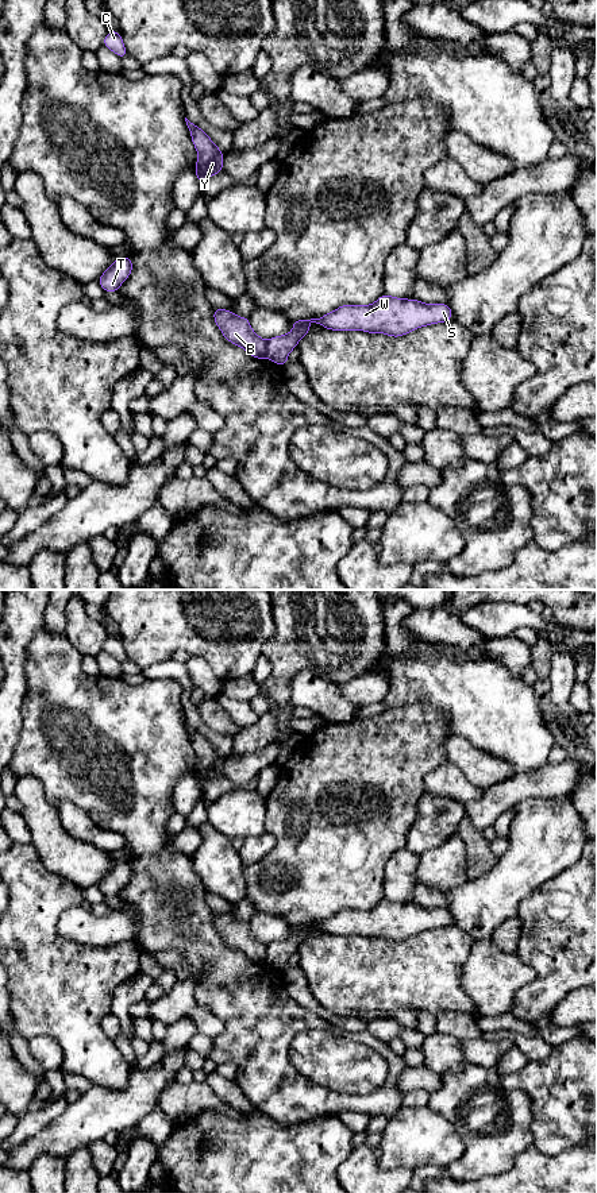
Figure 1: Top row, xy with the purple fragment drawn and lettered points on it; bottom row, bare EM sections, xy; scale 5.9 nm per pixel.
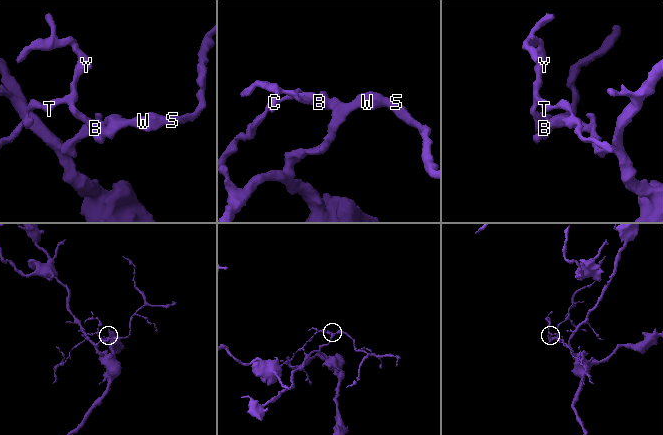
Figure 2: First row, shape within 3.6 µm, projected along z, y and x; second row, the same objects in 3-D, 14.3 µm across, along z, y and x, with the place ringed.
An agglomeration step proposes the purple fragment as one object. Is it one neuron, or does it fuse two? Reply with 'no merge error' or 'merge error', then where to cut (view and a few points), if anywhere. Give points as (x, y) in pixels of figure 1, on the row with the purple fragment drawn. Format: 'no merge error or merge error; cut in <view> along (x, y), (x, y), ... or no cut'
merge error; cut in xy along (268, 342), (265, 356)

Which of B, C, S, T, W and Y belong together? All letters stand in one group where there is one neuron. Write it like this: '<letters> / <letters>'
B C T Y / S W

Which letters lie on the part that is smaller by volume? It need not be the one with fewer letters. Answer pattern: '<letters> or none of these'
B, C, T, Y

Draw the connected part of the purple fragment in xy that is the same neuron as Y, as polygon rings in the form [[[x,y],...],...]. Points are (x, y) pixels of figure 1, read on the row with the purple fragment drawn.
[[[186,117],[185,121],[190,131],[194,148],[199,152],[194,173],[199,182],[203,185],[208,177],[223,171],[224,154],[201,128],[190,123]]]

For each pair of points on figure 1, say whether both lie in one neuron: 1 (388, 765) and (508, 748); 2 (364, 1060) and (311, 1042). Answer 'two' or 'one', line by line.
1: two
2: one

